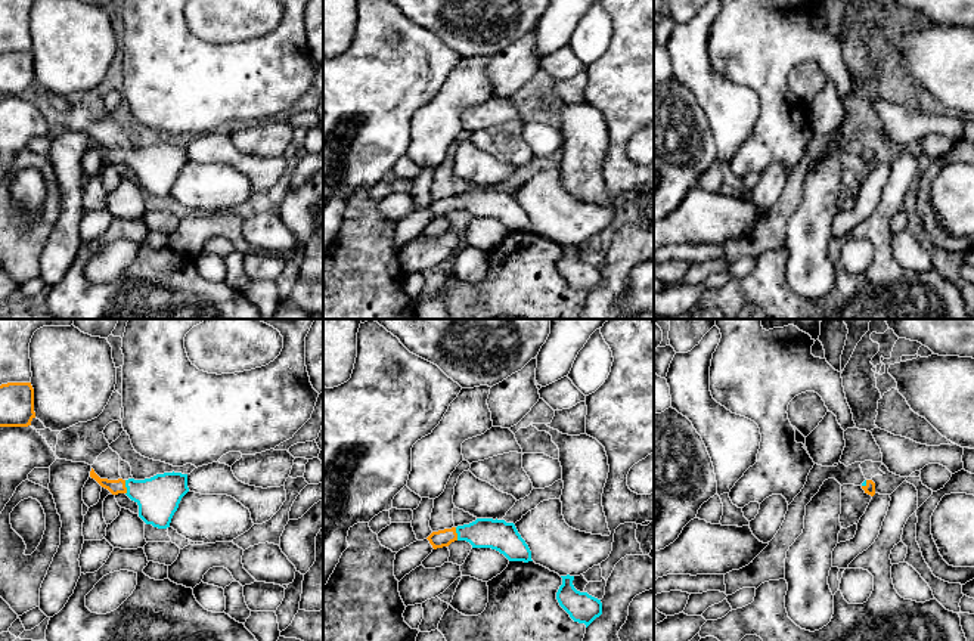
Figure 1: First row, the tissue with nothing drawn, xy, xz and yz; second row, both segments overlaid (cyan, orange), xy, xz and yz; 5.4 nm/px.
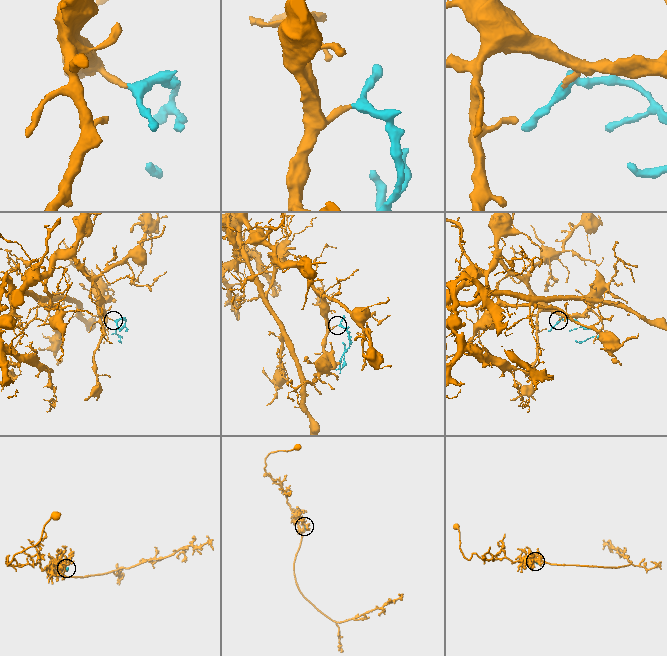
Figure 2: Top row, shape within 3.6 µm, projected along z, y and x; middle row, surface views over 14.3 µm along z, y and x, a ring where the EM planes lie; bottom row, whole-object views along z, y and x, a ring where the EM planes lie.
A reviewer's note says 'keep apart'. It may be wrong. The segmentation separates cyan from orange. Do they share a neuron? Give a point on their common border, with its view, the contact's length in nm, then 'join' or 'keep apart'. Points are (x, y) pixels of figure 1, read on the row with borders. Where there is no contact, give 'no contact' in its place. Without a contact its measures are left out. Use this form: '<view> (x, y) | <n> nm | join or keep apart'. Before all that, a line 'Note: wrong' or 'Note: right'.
Note: wrong
xy (126, 486) | 80 nm | join

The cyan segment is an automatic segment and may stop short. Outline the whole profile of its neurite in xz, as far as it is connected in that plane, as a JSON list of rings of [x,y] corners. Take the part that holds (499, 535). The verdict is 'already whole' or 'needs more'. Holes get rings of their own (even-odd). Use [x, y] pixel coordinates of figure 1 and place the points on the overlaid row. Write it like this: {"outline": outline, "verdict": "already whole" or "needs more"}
{"outline": [[[477,518],[469,524],[432,532],[426,539],[434,549],[449,546],[455,541],[466,541],[472,548],[496,549],[509,561],[533,561],[531,551],[515,524],[505,520]]], "verdict": "needs more"}

